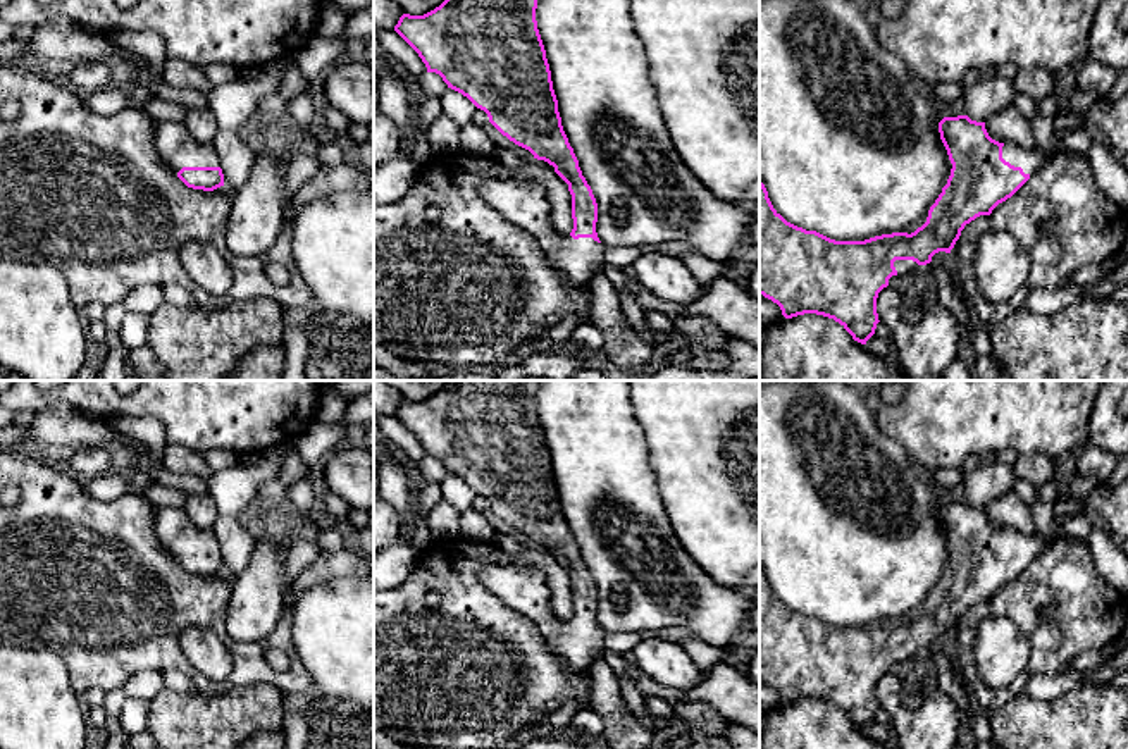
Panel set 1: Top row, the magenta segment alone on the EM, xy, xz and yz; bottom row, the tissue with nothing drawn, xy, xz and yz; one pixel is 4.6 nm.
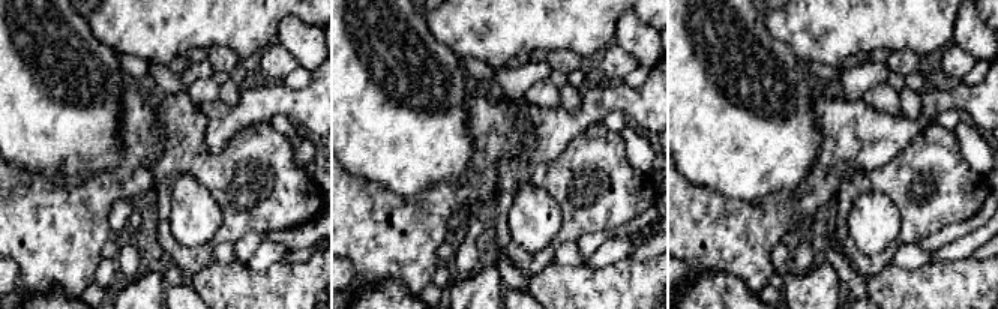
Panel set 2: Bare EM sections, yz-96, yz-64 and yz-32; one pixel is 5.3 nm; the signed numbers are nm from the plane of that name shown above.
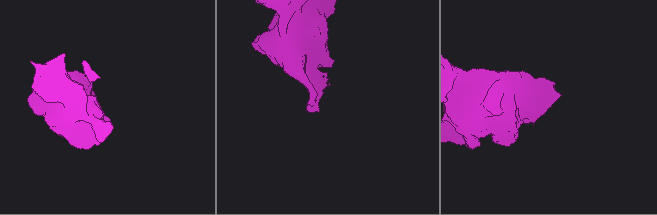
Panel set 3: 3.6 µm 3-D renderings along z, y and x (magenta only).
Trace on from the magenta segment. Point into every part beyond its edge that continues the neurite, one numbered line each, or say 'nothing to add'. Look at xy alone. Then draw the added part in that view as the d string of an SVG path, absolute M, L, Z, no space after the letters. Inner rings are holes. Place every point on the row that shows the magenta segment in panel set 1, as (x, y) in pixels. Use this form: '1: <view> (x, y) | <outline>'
1: xy (176, 147) | M155 122L155 148L176 174L183 167L220 167L215 148L200 143L181 122Z

